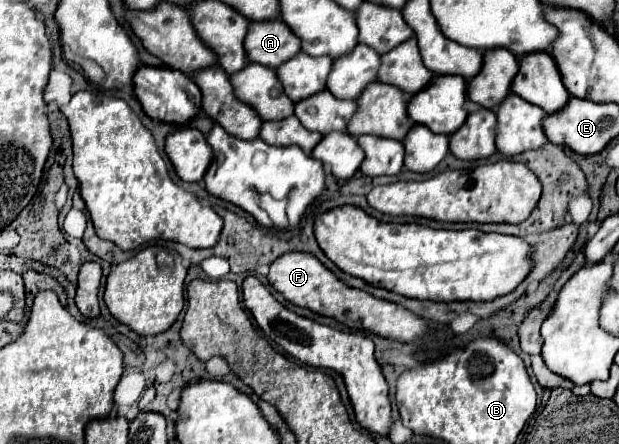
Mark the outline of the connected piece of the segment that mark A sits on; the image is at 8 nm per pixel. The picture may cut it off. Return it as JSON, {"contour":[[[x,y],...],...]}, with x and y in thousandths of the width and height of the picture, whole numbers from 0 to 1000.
{"contour":[[[420,47],[404,56],[404,83],[397,83],[397,119],[404,119],[404,137],[452,151],[485,119],[488,92],[472,74],[472,65],[459,47]]]}

